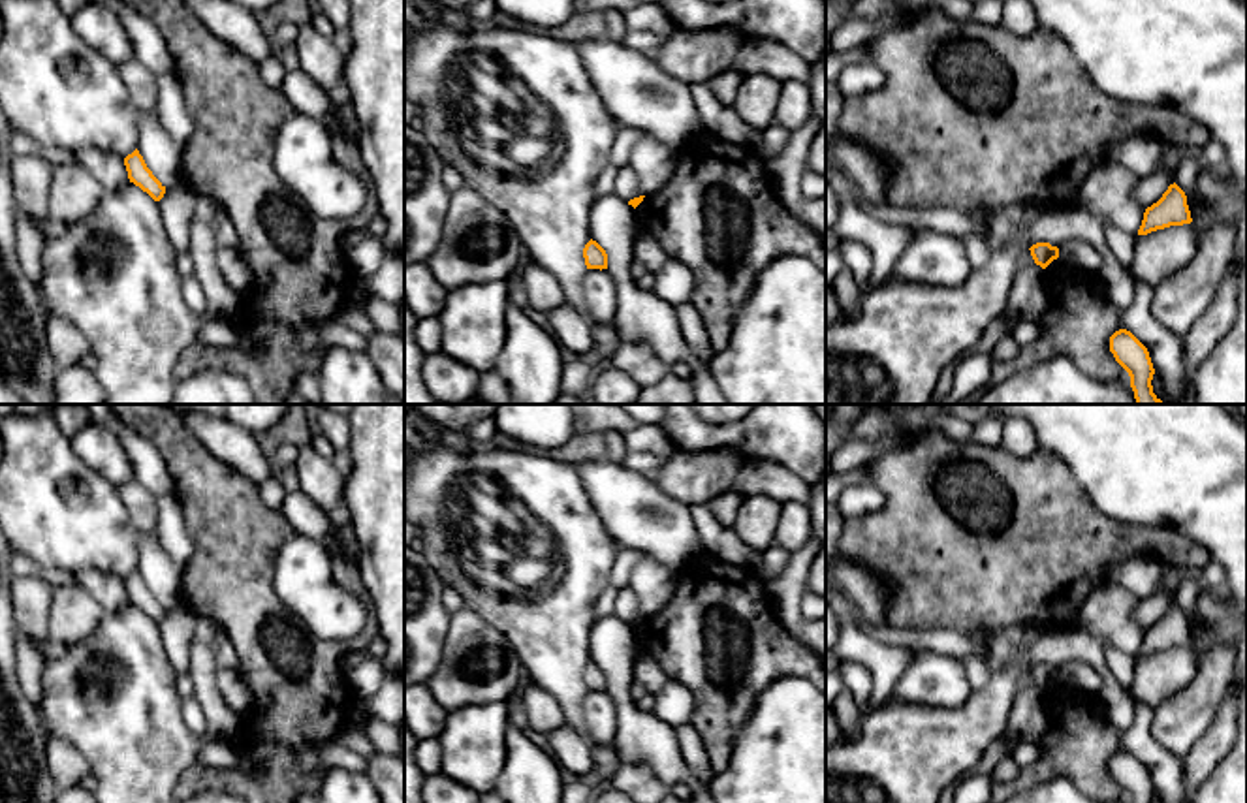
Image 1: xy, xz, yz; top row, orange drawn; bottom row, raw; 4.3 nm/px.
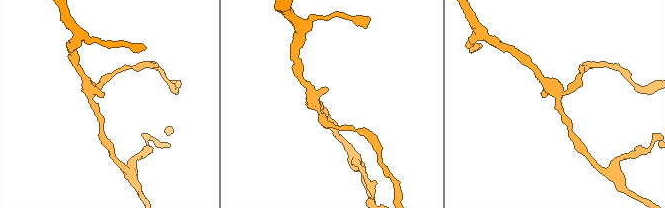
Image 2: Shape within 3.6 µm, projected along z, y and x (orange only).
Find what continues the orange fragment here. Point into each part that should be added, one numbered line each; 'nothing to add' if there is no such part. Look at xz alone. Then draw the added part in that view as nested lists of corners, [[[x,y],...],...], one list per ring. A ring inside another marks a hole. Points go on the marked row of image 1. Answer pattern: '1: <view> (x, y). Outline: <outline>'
nothing to add

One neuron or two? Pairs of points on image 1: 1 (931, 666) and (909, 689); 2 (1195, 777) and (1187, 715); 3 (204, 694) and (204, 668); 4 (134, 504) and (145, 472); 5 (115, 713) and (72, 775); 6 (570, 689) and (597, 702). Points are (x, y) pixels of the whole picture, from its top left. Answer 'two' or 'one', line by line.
1: one
2: two
3: one
4: two
5: two
6: two

